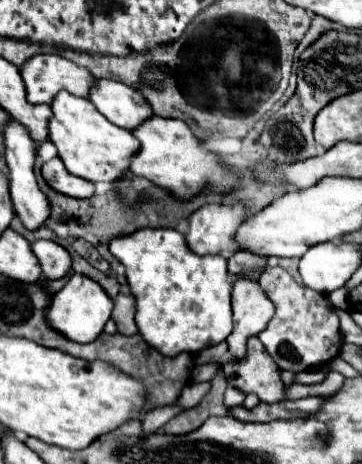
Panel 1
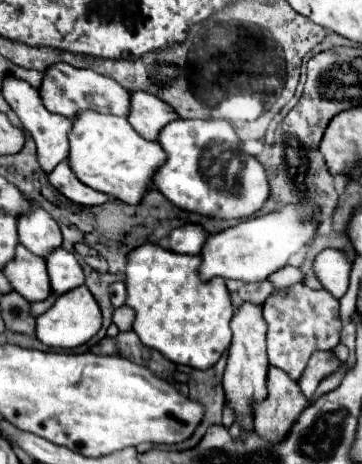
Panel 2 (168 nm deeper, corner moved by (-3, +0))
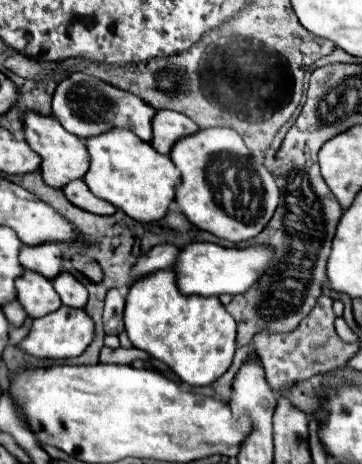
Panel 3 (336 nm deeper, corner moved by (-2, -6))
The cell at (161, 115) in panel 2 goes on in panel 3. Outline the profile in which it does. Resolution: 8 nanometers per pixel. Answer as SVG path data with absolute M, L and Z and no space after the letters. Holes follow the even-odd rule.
M158 110L158 116L154 118L152 148L162 154L170 154L172 146L180 138L196 134L198 130L200 130L198 124L194 124L194 120L188 118L186 114L174 110Z

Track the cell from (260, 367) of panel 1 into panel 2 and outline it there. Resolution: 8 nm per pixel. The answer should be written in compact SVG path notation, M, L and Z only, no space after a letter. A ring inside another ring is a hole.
M269 366L267 372L267 398L253 406L253 428L267 440L279 442L291 428L291 422L307 406L305 394L297 382L291 380L283 370Z

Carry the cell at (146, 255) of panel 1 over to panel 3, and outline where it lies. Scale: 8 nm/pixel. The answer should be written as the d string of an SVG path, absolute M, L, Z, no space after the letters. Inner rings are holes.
M172 270L154 272L142 280L136 280L130 286L130 292L126 298L126 310L124 310L124 324L126 324L128 338L136 348L148 352L152 358L170 366L170 370L174 370L174 374L190 386L210 386L232 364L234 350L236 350L236 322L234 322L234 318L226 312L226 308L220 304L220 300L216 296L202 298L202 296L180 294L180 290L174 282Z

